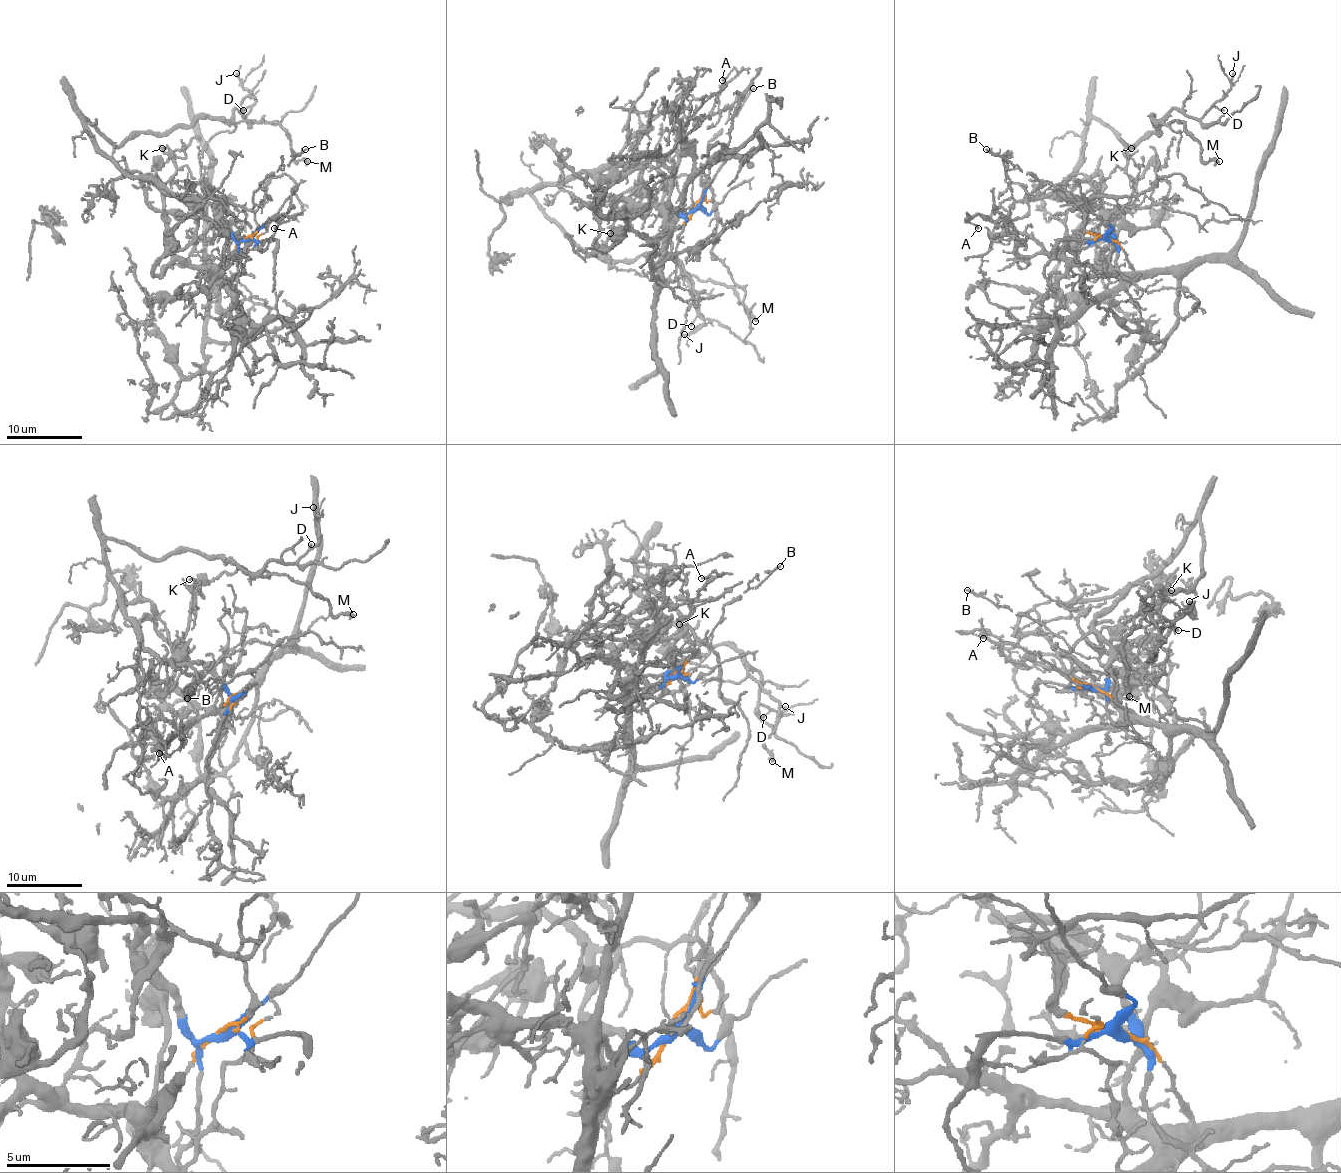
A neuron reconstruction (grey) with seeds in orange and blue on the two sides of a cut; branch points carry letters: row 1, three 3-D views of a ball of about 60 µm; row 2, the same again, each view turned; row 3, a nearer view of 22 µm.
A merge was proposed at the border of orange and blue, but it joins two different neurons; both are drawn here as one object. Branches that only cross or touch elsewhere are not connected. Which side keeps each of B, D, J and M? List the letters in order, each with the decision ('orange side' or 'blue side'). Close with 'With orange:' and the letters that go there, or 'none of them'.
B: orange side
D: blue side
J: blue side
M: blue side
With orange: B

